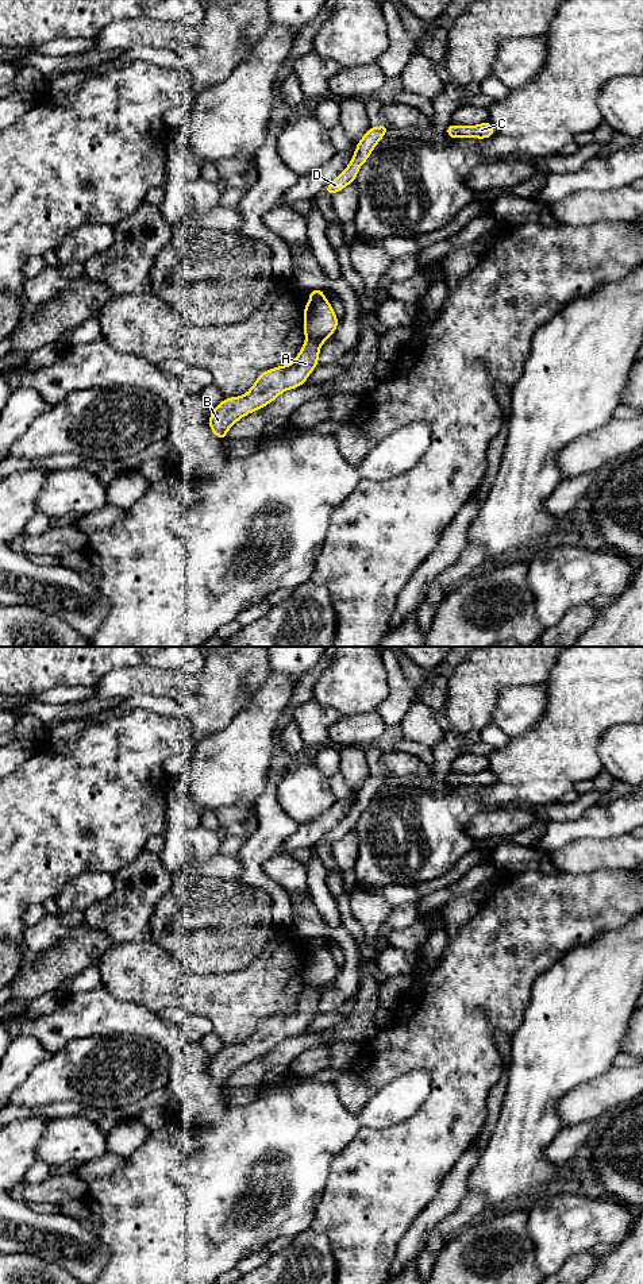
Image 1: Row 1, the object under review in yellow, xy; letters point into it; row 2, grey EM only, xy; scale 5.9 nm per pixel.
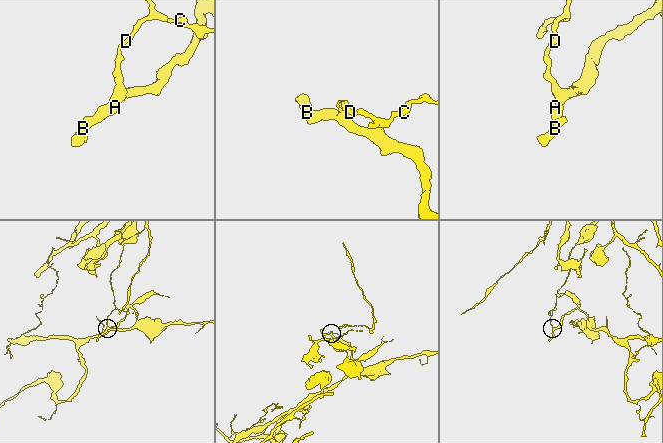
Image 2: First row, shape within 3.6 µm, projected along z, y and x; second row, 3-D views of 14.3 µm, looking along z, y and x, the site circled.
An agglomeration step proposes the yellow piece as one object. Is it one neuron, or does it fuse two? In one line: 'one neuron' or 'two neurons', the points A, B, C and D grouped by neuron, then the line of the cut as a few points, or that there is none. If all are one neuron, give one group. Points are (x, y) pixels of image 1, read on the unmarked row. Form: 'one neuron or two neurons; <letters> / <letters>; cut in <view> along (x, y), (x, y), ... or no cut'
two neurons; A B / C D; cut in xy along (323, 945), (310, 951)

